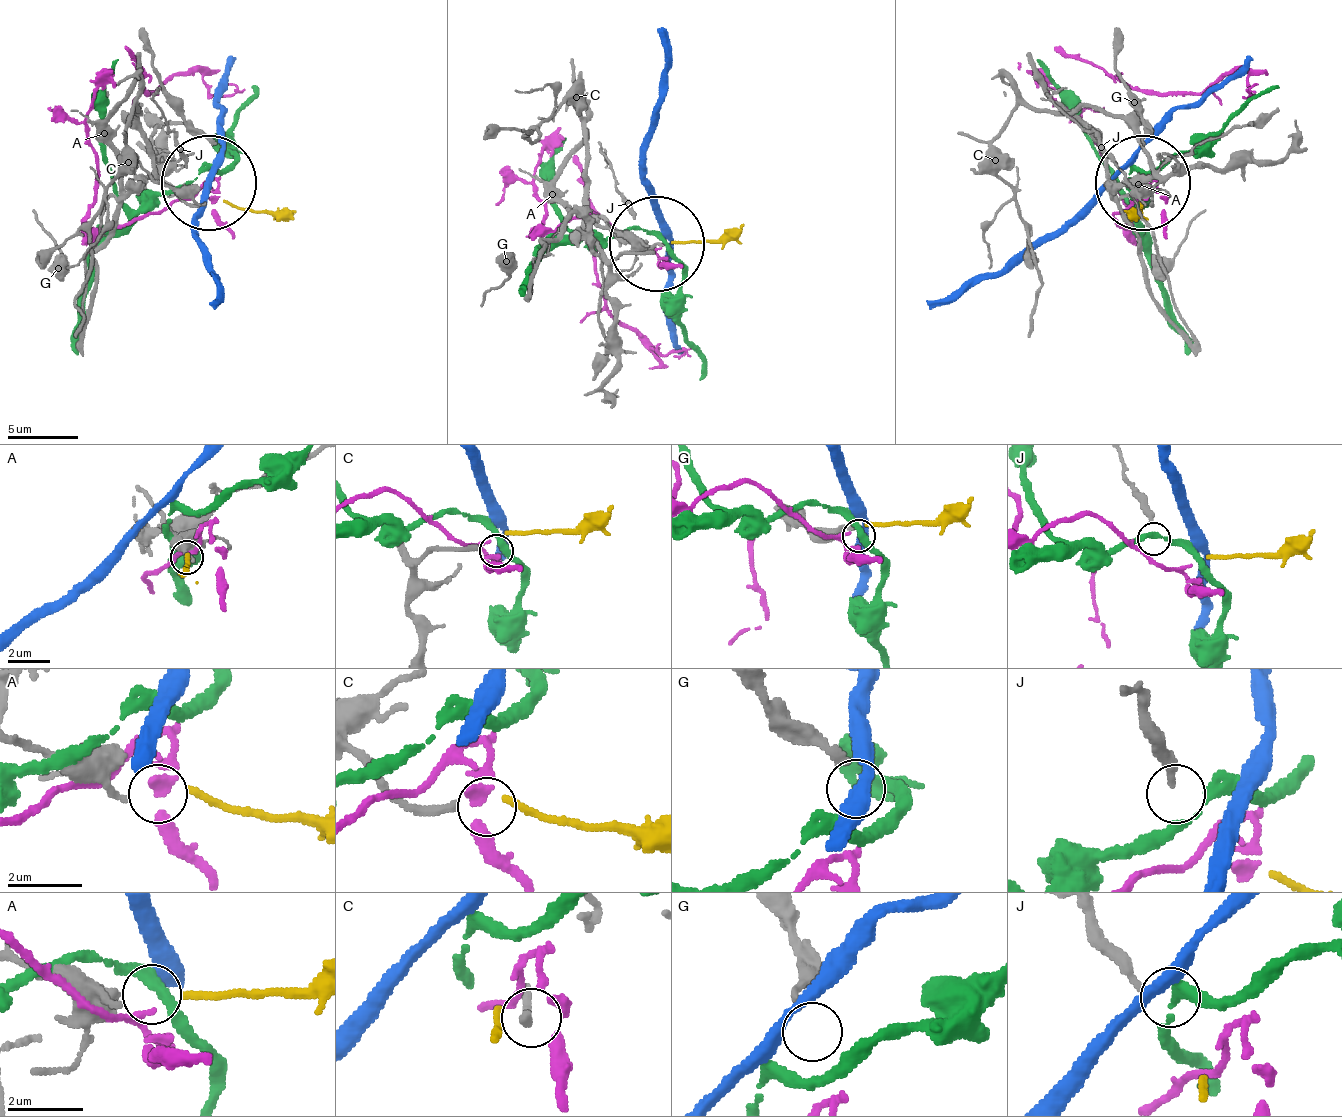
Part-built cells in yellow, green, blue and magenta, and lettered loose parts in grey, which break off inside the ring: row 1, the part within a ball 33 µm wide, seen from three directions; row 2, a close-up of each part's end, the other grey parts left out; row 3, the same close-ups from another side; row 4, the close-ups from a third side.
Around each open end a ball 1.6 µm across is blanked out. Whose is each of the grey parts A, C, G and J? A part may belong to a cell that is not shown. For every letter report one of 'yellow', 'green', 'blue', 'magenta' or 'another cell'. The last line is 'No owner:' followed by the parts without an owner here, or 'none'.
A: yellow
C: another cell
G: another cell
J: another cell
No owner: C, G, J

